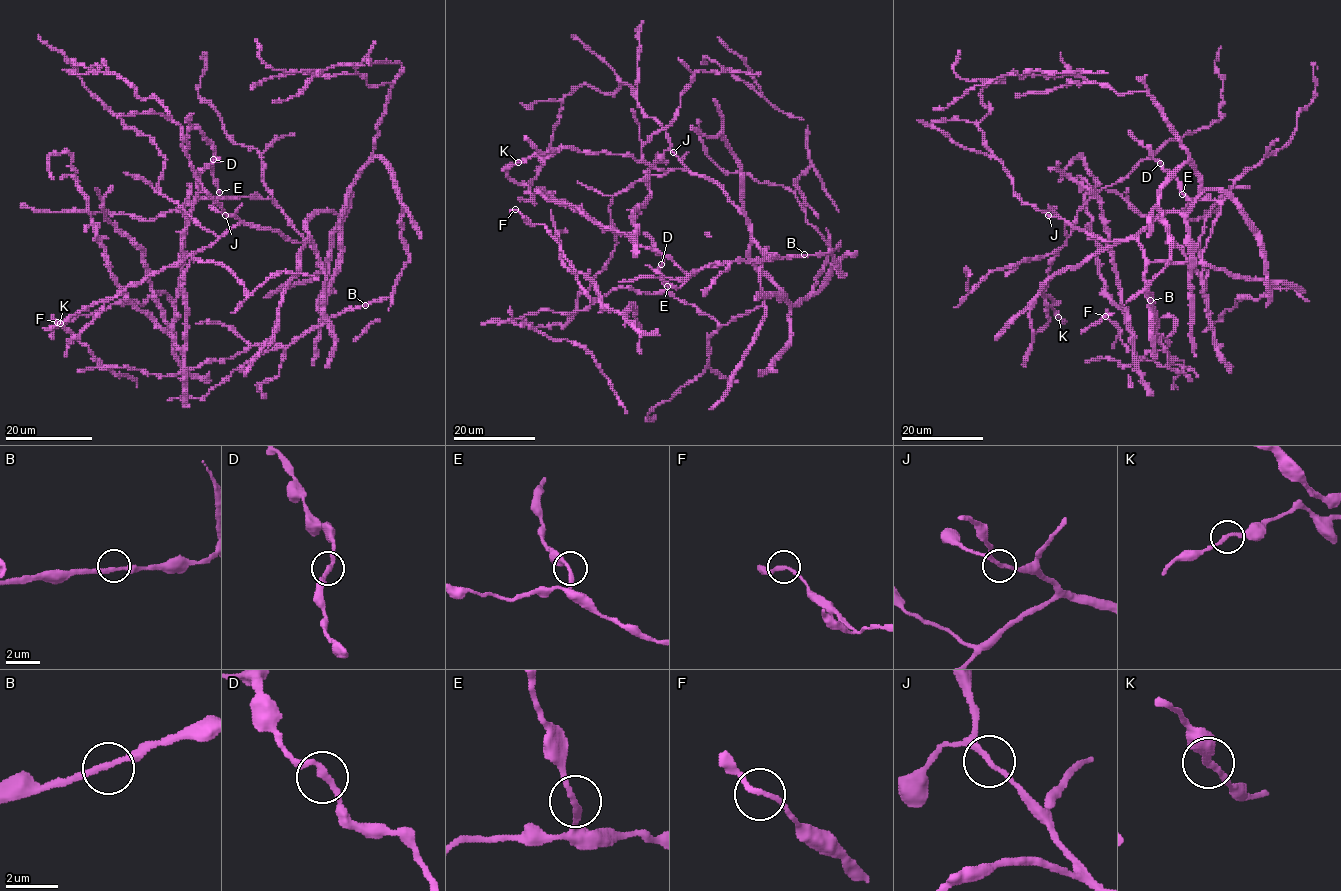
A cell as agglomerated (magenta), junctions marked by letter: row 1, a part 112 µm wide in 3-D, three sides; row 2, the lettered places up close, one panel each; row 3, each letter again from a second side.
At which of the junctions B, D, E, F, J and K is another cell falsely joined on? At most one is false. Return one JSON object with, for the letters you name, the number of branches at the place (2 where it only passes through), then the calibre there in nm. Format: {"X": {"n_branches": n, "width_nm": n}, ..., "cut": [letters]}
{"cut": []}

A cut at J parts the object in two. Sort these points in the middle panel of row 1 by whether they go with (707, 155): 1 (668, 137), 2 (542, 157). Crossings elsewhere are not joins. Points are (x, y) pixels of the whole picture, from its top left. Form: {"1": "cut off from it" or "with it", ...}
{"1": "cut off from it", "2": "with it"}

